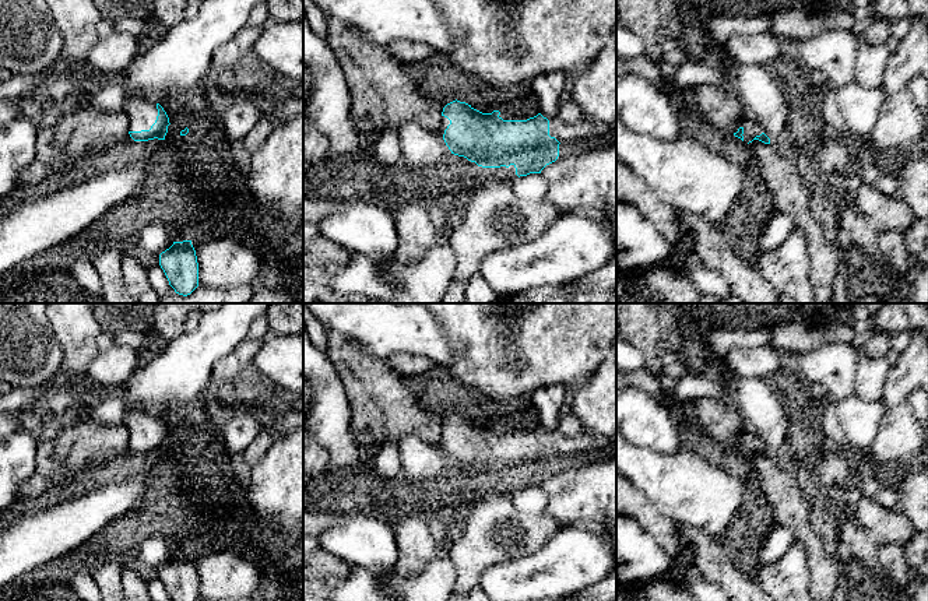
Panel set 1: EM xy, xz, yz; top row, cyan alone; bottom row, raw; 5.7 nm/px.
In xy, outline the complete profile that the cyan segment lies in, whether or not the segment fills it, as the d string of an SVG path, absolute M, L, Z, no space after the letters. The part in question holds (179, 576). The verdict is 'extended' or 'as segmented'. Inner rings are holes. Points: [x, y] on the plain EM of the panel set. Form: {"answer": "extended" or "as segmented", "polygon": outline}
{"answer": "as segmented", "polygon": "M191 553L173 555L159 567L159 579L172 601L198 600L198 576Z"}

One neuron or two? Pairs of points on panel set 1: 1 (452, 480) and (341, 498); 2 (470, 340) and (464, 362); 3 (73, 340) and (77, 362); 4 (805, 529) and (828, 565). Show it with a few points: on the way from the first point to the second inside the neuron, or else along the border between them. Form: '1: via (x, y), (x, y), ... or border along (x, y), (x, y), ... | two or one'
1: via (431, 509), (421, 513), (403, 499), (371, 498) | one
2: via (470, 345), (470, 357) | one
3: via (77, 345), (77, 357) | one
4: via (809, 537), (819, 556) | one

